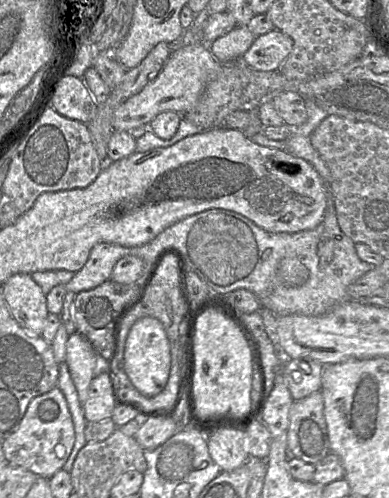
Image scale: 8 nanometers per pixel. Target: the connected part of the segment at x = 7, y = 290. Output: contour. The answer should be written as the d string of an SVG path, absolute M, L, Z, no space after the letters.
M14 274L1 285L1 290L17 323L29 334L41 336L49 311L46 295L31 274Z

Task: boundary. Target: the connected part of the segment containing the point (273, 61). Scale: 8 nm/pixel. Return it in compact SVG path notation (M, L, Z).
M274 29L257 36L241 57L242 63L258 71L275 71L288 57L293 48L292 39Z

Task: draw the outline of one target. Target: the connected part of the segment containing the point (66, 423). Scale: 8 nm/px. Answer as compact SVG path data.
M56 386L51 391L33 398L17 429L2 441L8 463L25 468L39 477L50 479L63 468L75 442L75 430L67 401Z

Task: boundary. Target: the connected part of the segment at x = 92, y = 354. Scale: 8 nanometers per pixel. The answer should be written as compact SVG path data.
M75 332L69 335L65 362L82 406L87 400L88 389L94 378L96 360L97 352L82 334Z

